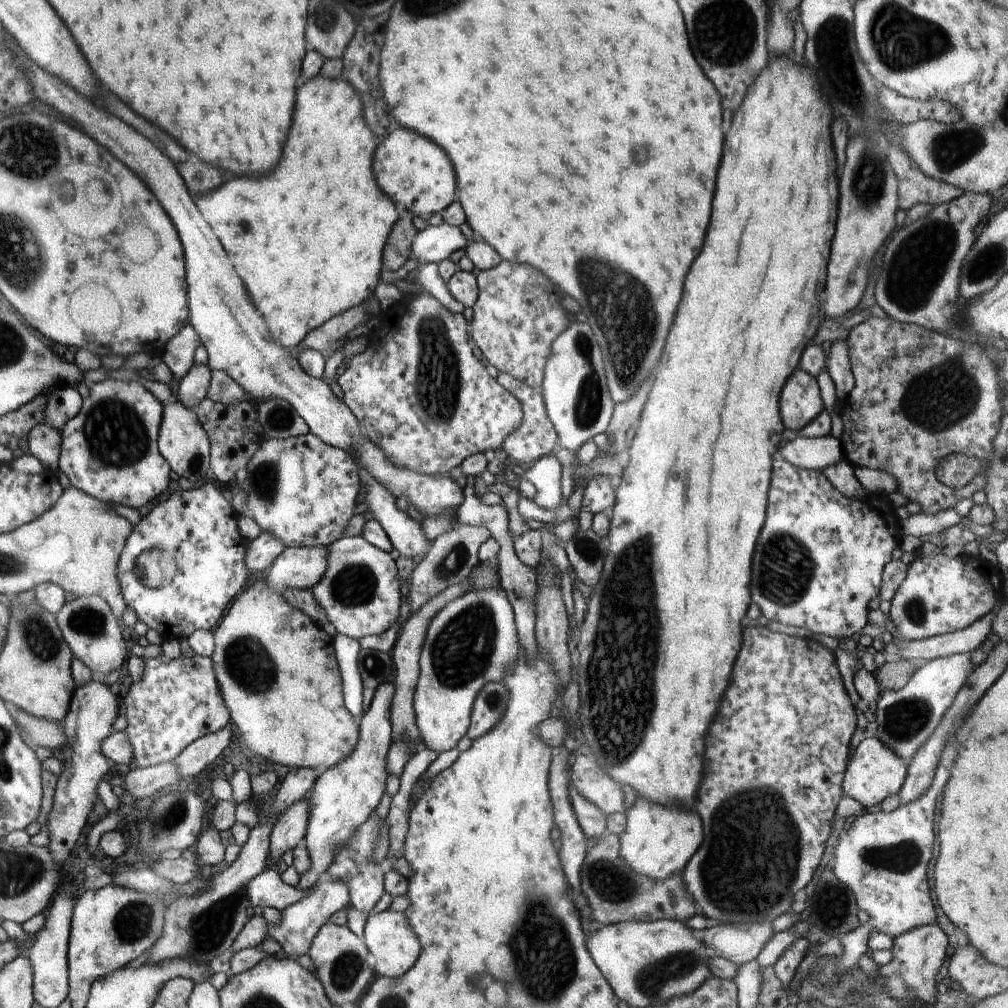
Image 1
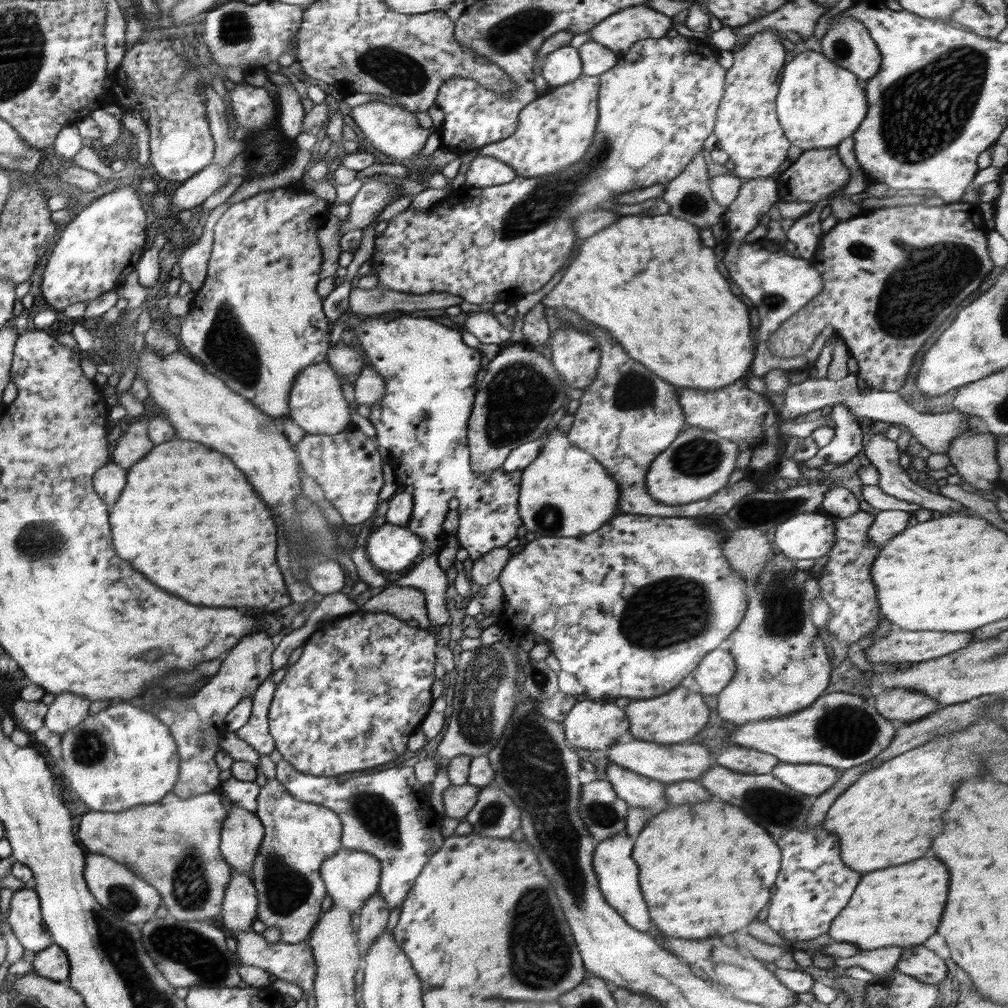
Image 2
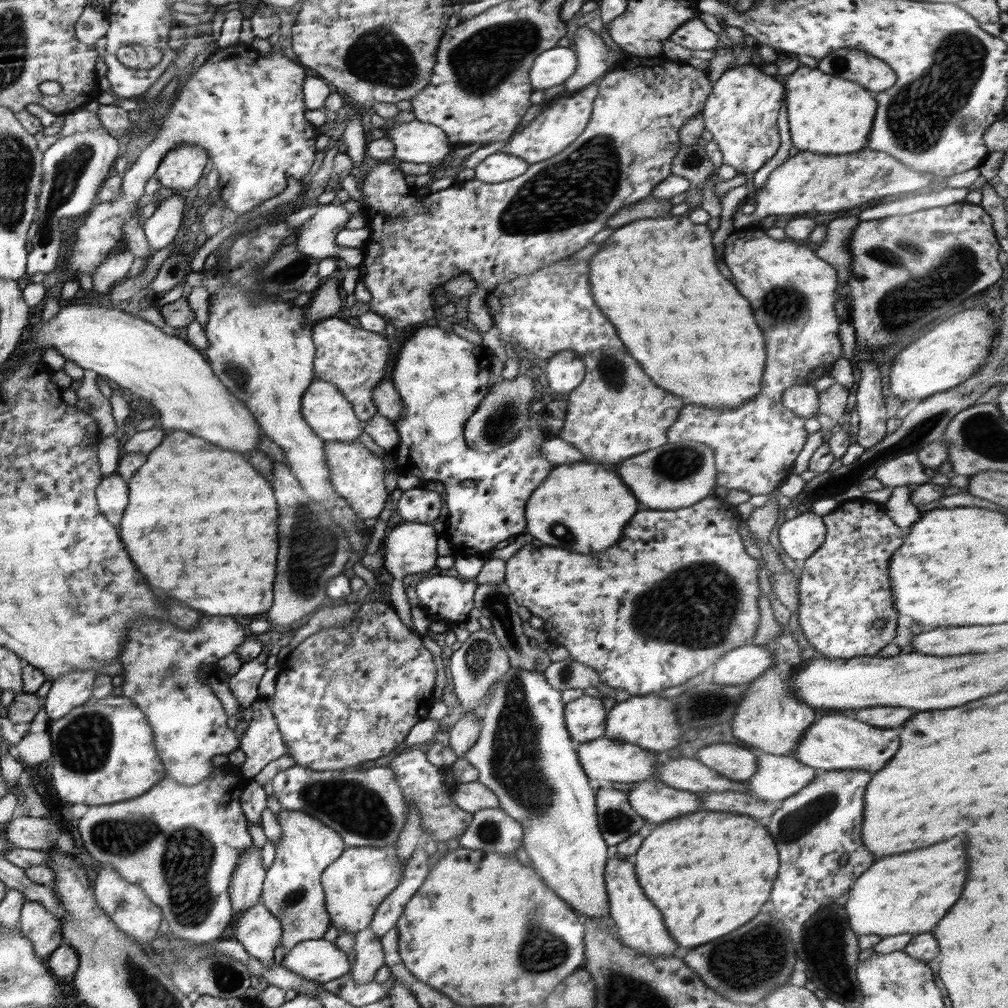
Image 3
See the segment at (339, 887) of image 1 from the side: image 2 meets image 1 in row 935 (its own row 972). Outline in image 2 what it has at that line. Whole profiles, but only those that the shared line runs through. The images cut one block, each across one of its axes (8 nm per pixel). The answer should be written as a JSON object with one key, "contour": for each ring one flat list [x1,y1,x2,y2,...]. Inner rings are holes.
{"contour":[[253,929,246,932,236,932,233,934,237,938,236,958,238,964,263,968,269,974,273,974,280,980,286,980,300,986,302,990,302,1002,306,1002,310,996,314,996,314,982,317,974,317,967,307,940,296,944,286,944,279,940,277,943,270,943,264,939,262,934,256,933]]}

